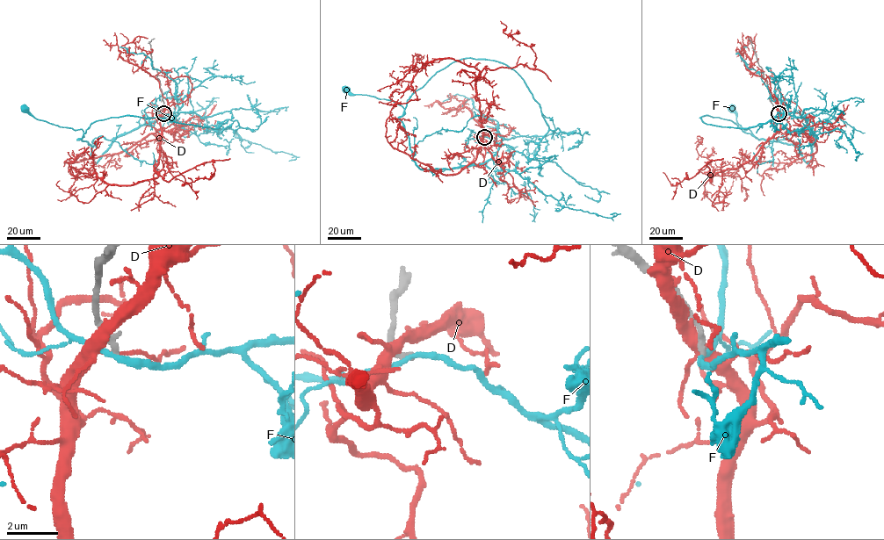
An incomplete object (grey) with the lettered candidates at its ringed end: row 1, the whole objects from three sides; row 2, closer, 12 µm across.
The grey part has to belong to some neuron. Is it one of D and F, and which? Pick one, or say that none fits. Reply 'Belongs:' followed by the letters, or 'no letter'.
Belongs: no letter

